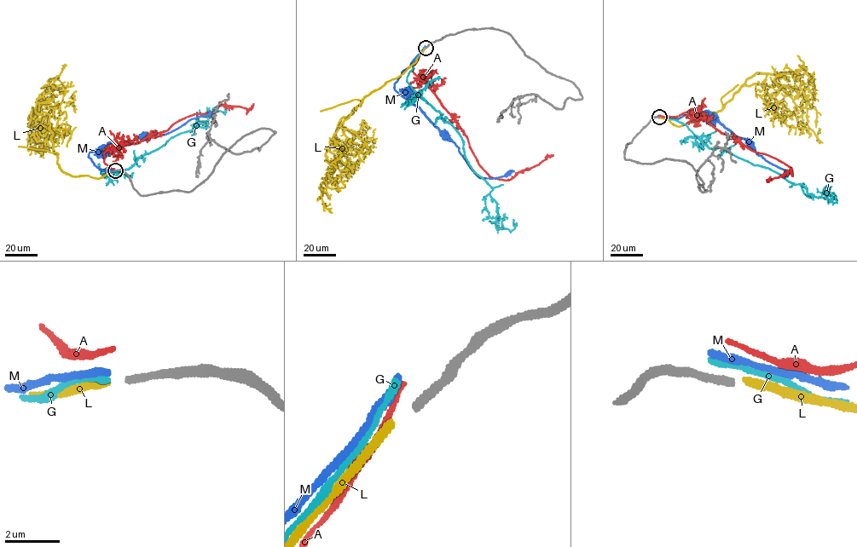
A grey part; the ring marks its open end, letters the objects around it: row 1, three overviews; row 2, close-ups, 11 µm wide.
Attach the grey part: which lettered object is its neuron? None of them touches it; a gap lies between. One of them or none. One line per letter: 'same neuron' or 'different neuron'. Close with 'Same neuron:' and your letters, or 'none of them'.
A: different neuron
G: different neuron
L: same neuron
M: different neuron
Same neuron: L

